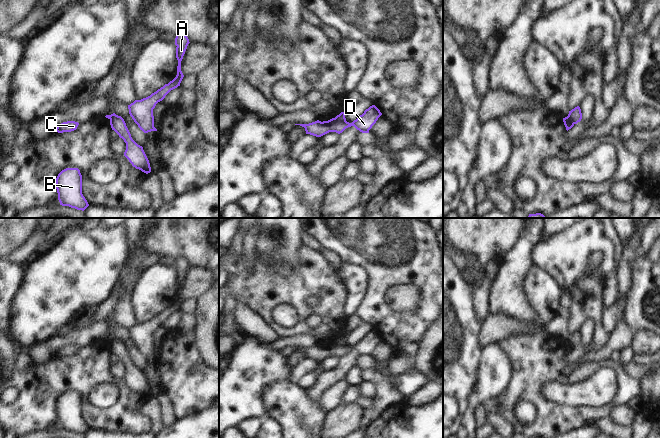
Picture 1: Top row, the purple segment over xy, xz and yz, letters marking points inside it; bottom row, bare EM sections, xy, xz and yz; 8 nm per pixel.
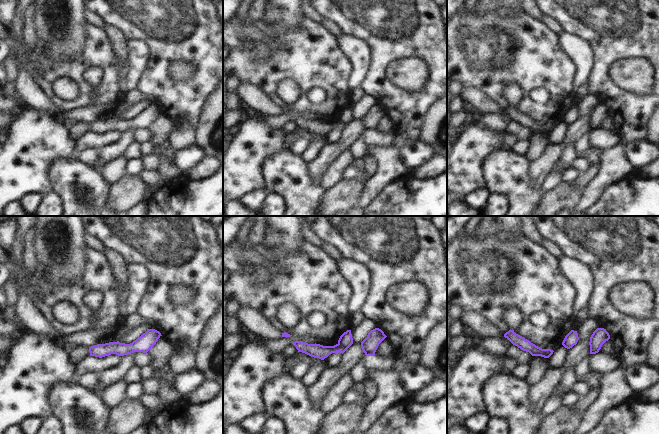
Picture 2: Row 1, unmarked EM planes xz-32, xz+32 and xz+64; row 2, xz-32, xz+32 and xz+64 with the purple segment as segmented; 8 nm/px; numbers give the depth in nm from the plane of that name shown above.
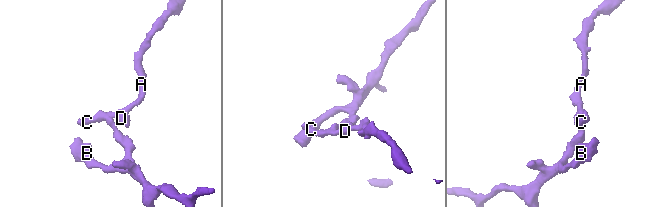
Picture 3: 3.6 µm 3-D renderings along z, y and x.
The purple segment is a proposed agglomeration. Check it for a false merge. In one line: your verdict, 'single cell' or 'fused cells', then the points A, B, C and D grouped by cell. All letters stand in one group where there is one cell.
fused cells; groups A C D / B

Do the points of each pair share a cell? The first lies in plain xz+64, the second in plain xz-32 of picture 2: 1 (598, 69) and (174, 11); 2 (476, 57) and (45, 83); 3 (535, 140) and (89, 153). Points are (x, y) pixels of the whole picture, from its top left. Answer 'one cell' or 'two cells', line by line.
1: one cell
2: one cell
3: one cell

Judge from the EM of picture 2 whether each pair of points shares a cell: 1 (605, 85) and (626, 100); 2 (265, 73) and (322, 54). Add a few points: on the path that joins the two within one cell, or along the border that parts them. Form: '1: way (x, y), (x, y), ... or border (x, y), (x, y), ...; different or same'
1: way (610, 90), (621, 100); same
2: way (278, 64), (289, 64), (307, 60); same

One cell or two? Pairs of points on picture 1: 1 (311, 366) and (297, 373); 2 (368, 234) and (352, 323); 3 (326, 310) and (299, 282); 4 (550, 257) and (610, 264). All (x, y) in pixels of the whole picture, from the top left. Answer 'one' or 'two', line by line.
1: one
2: two
3: one
4: one

